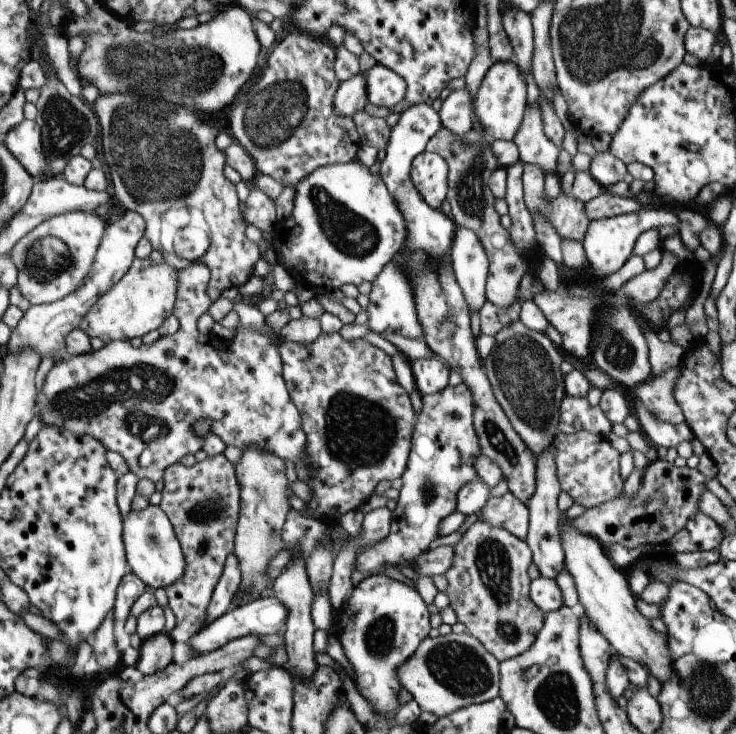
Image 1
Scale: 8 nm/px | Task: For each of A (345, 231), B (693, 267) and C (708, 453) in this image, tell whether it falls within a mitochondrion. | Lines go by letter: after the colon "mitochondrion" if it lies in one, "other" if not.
A: mitochondrion
B: other
C: other

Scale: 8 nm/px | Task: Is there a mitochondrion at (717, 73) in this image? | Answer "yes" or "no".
no

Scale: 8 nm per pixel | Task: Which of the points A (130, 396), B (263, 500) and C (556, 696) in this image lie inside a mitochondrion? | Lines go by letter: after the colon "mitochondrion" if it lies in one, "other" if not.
A: mitochondrion
B: mitochondrion
C: mitochondrion

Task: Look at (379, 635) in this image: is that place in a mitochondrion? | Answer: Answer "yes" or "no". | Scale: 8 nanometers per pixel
yes

